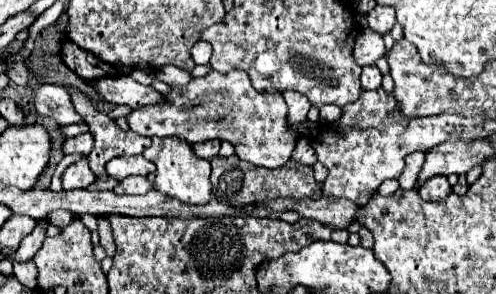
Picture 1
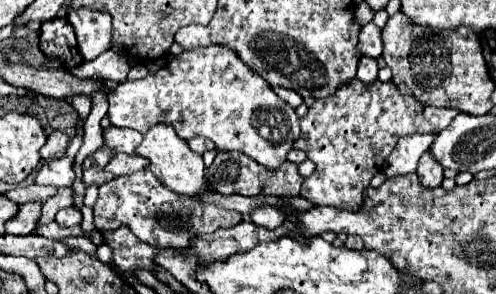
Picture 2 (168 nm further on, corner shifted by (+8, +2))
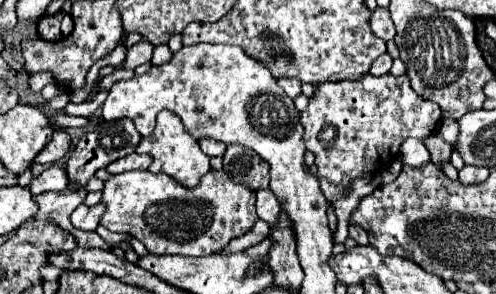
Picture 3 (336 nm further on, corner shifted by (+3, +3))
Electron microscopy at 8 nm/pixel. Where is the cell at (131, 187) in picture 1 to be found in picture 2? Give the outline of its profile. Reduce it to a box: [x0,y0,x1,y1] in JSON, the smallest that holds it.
[94,169,242,247]

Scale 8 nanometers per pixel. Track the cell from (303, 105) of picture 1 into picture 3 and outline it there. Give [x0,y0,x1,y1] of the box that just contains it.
[277,78,301,98]

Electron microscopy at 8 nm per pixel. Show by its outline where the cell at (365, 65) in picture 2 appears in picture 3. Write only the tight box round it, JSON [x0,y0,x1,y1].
[369,54,393,76]

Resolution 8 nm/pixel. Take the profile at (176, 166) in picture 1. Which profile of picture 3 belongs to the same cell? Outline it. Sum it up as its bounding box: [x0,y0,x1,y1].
[137,112,211,188]

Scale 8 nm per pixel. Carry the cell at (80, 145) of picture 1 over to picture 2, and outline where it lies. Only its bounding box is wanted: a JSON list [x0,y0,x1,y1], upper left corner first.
[40,131,68,161]

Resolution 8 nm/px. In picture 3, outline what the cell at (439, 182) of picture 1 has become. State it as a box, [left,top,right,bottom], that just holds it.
[425,136,453,168]

